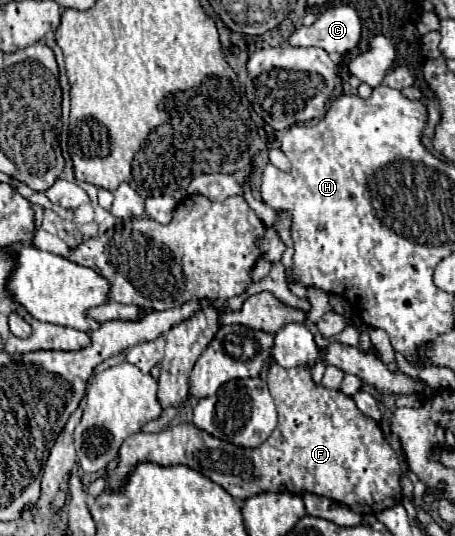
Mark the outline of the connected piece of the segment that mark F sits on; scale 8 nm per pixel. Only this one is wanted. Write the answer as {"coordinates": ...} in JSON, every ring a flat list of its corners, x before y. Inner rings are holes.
{"coordinates":[[271,363,267,371,267,385,277,406,279,423,259,449,243,451,231,443,211,437,191,423,167,427,157,435,135,433,119,447,119,463,115,471,107,475,107,491,123,491,131,471,139,463,149,461,161,467,187,465,221,485,237,501,245,501,247,497,263,491,291,491,293,495,307,491,347,505,359,515,375,515,403,499,397,453,385,441,381,427,373,419,367,419,355,407,351,397,341,391,315,385,311,371,305,367,283,369,277,363]]}

